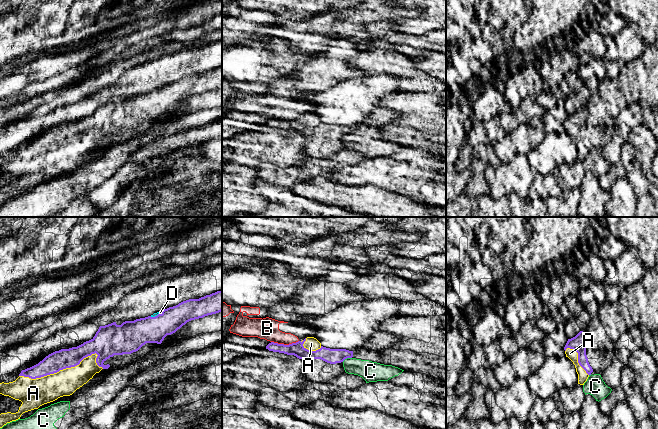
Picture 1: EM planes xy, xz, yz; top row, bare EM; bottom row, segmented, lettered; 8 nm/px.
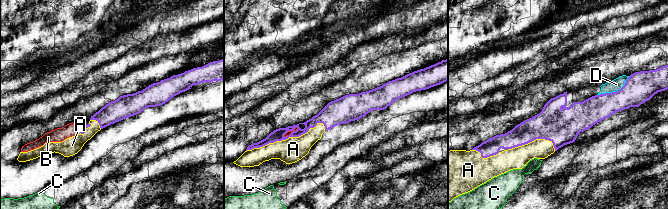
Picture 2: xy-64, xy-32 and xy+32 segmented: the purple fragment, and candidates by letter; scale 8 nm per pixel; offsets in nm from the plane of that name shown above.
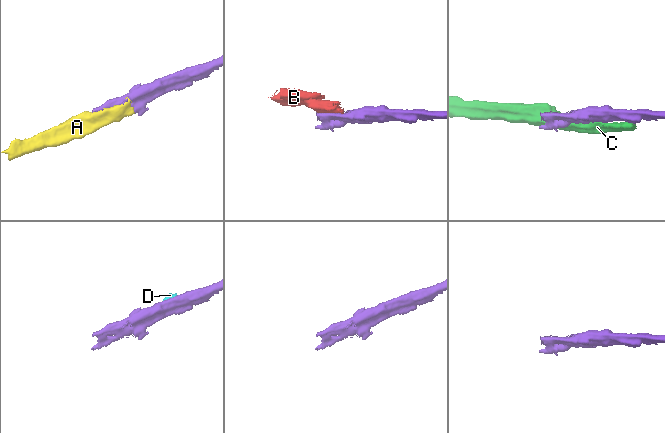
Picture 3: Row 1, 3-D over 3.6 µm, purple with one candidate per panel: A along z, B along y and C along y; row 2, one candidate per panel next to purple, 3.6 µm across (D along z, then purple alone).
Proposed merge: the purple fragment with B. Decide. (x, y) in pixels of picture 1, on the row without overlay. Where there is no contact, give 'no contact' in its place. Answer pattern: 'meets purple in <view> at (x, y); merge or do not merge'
meets purple in xz at (283, 120); do not merge

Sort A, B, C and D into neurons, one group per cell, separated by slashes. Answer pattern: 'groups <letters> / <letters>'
groups A D / B / C

